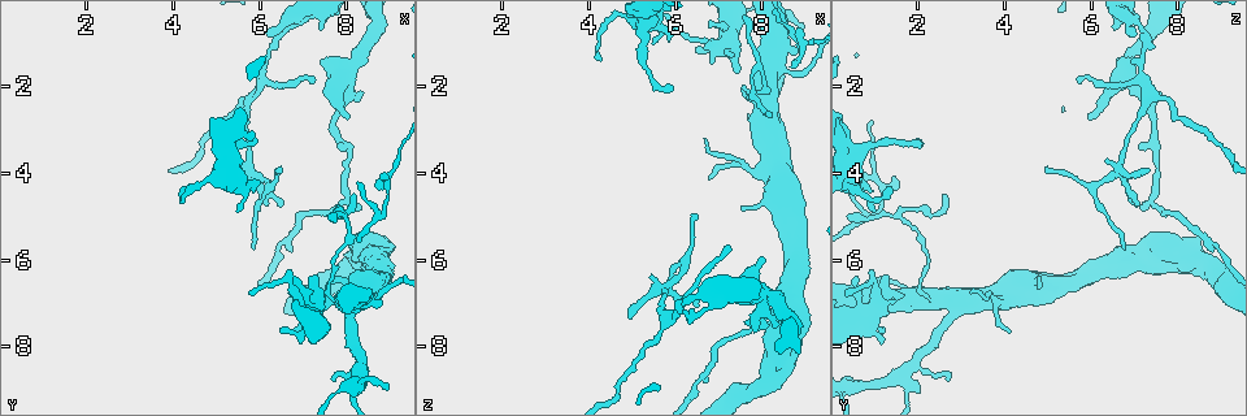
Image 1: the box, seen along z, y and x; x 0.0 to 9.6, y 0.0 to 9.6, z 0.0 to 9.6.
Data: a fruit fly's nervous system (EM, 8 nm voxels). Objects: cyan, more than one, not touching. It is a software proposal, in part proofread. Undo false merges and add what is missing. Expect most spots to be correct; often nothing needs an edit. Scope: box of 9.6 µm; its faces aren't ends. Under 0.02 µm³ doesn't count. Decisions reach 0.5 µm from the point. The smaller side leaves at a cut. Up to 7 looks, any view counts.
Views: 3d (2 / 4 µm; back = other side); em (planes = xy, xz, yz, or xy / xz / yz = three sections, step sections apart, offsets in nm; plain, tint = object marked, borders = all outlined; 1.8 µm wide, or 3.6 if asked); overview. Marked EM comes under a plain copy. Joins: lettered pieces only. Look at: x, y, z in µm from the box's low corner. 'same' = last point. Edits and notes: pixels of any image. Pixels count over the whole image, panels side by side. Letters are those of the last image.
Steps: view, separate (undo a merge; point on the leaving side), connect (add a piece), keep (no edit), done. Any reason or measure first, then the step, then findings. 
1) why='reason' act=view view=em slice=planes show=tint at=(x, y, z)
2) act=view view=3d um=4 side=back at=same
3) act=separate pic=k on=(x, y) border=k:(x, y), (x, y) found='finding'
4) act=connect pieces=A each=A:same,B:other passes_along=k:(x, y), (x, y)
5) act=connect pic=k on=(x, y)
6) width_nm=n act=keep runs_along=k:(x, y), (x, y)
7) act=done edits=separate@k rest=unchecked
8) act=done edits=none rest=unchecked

why='tapers out' act=view view=3d um=4 side=back at=(5.45, 3.60, 6.35)

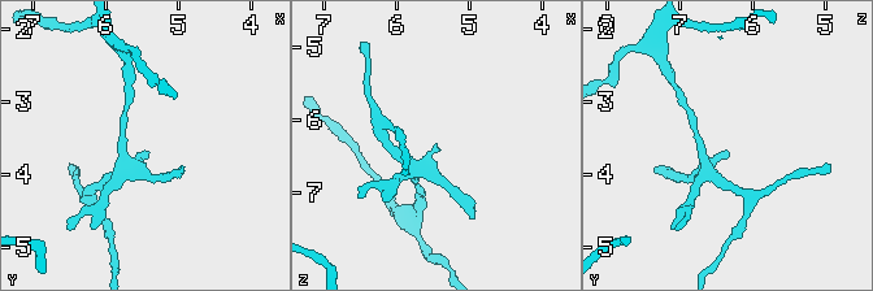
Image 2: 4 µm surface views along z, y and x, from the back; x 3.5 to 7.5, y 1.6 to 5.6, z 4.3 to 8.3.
why='shape alone is not enough' act=view view=em slice=planes show=borders at=(5.45, 3.70, 6.35)

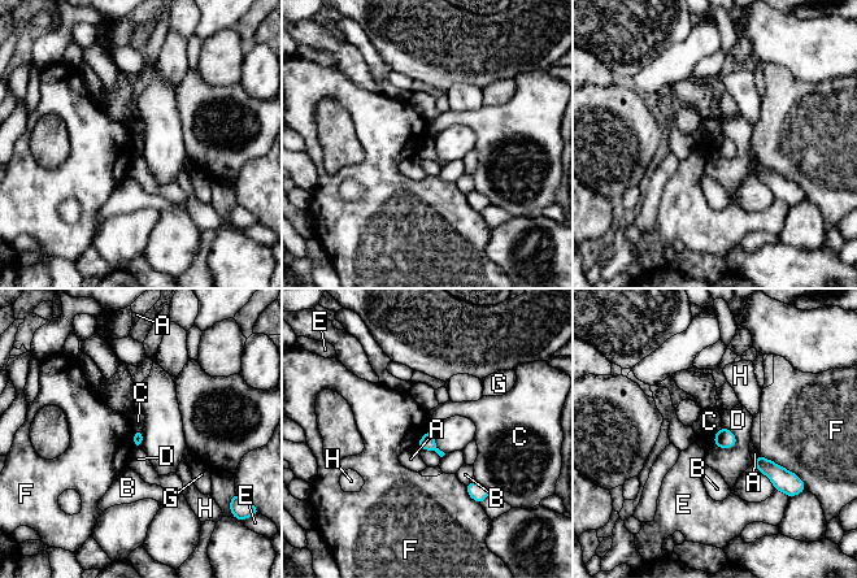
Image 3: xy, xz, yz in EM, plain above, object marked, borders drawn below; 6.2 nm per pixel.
longest_contact=F:280nm act=keep each=A:other,B:other,C:other,D:other,E:other,F:other,G:other,H:other border=3:(474, 481), (483, 485), (491, 495) found='none of them fits'

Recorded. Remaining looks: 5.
why='an open end' act=view view=3d um=2 at=(8.00, 2.80, 6.05)

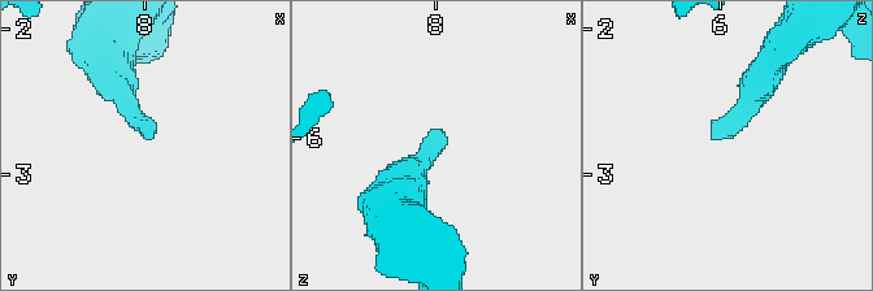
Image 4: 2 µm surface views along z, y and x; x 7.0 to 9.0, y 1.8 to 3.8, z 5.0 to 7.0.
why='shape alone is not enough' act=view view=em slice=planes show=borders at=(8.06, 2.76, 6.04)

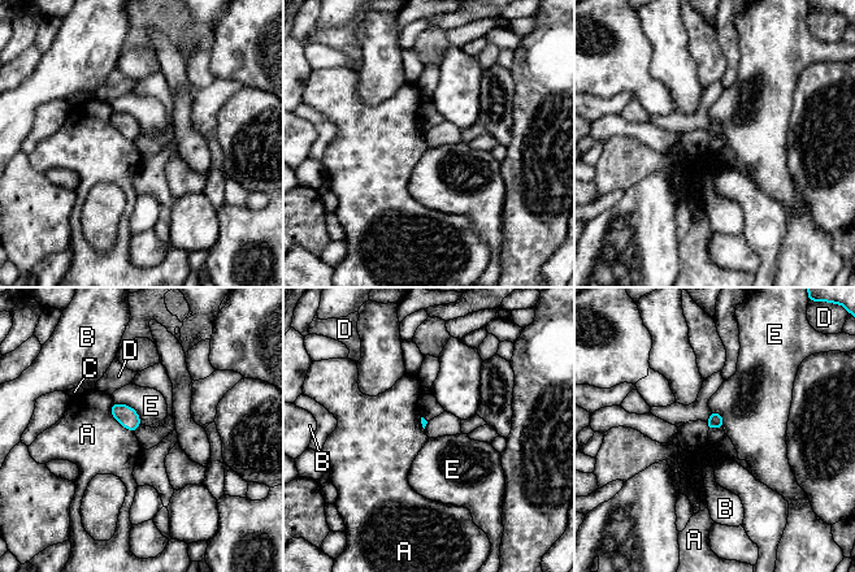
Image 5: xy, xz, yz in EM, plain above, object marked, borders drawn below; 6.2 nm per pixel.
act=keep each=A:other,B:other,C:other,D:other,E:other found='none of them fits'

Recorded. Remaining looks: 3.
why='four or more arms meet' act=view view=em um=3.6 slice=planes show=tint at=(8.10, 7.20, 2.75)

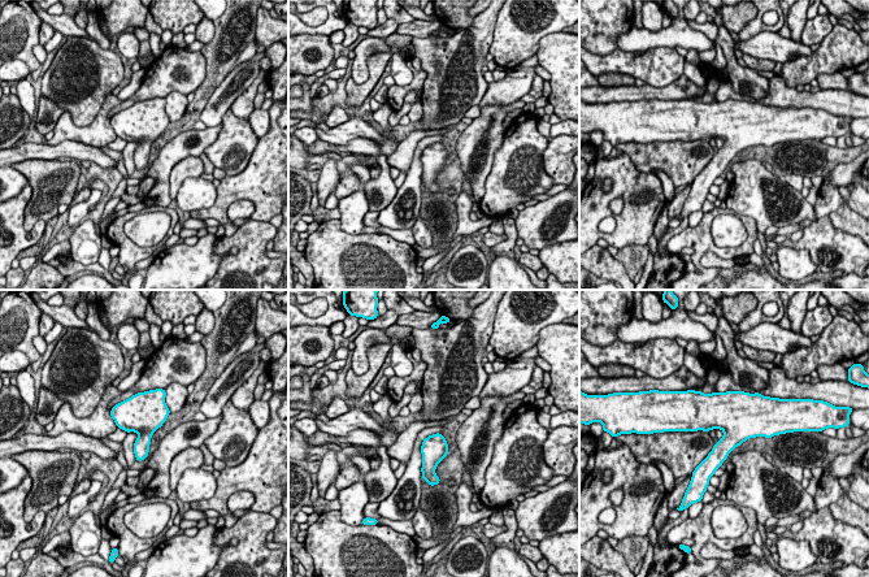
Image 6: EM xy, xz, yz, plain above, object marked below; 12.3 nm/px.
act=view view=em um=3.6 slice=planes show=borders at=same

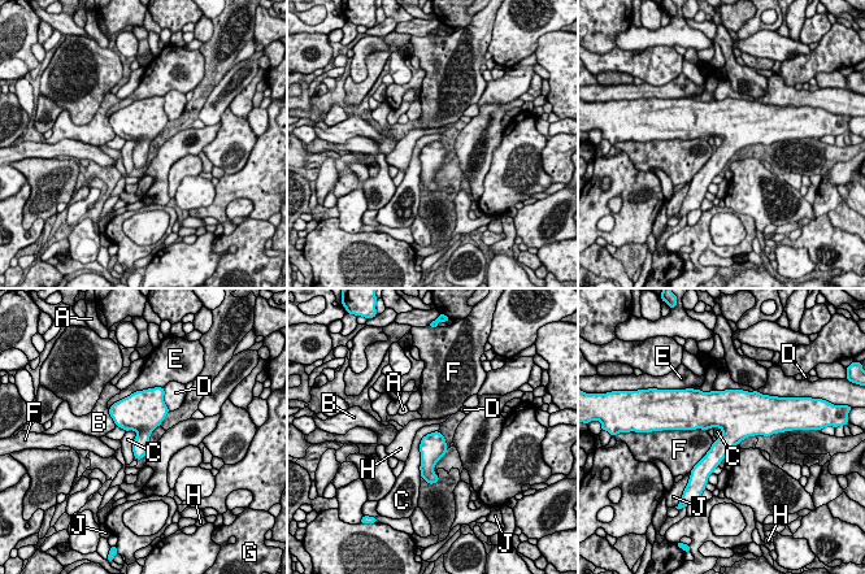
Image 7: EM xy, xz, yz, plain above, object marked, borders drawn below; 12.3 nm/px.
width_nm=320 act=keep each=A:other,B:other,C:other,D:other,E:other,F:other,G:other,H:other,J:other border=7:(438, 430), (421, 440), (420, 475) found='all the same neuron'

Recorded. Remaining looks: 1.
act=done edits=none rest=unchecked

